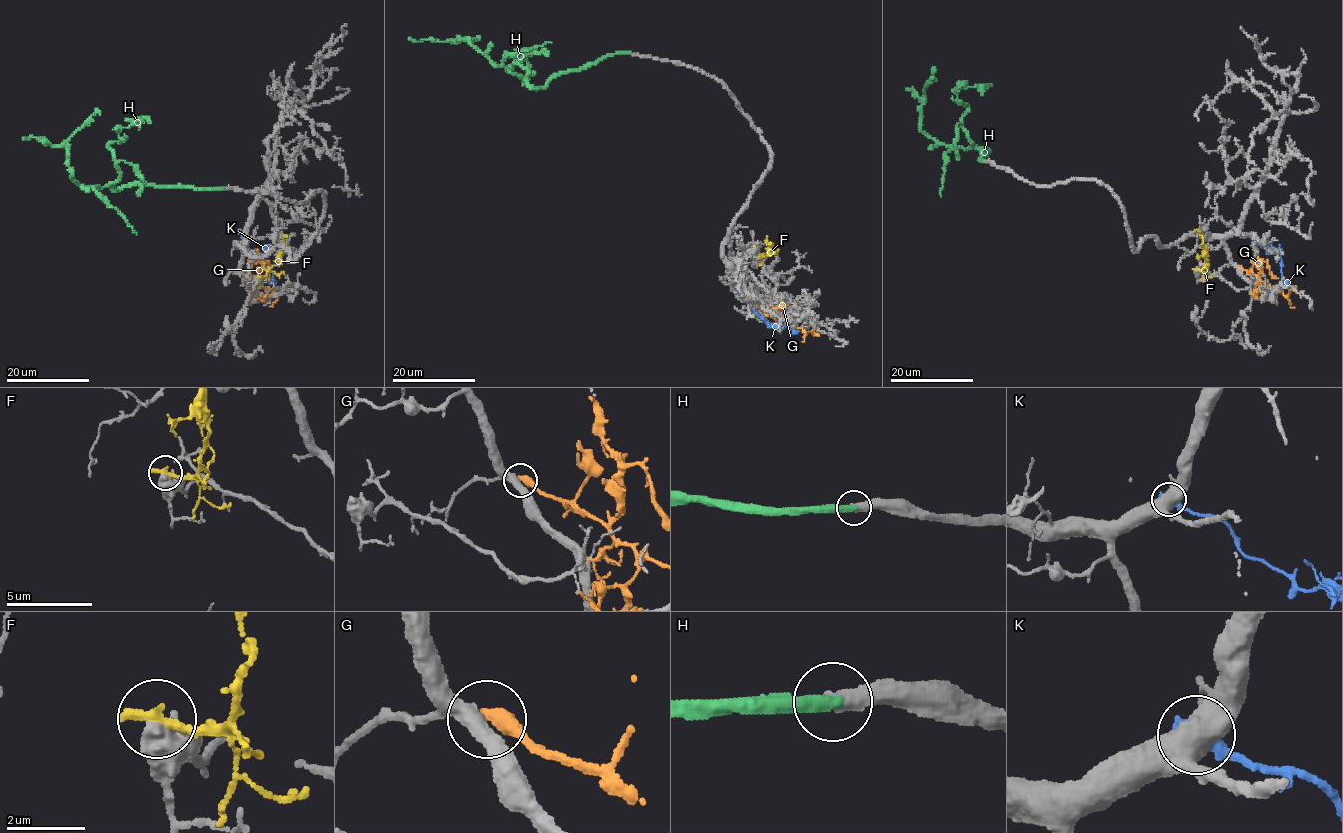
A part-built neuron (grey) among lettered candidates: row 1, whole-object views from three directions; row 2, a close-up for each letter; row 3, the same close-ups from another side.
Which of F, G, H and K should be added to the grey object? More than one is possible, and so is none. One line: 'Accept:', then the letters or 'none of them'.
Accept: H

